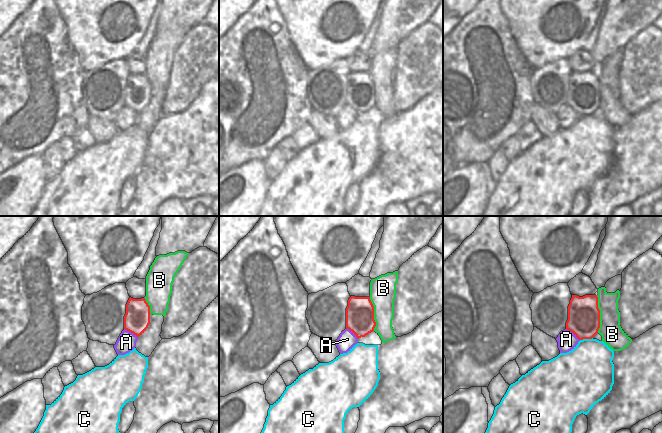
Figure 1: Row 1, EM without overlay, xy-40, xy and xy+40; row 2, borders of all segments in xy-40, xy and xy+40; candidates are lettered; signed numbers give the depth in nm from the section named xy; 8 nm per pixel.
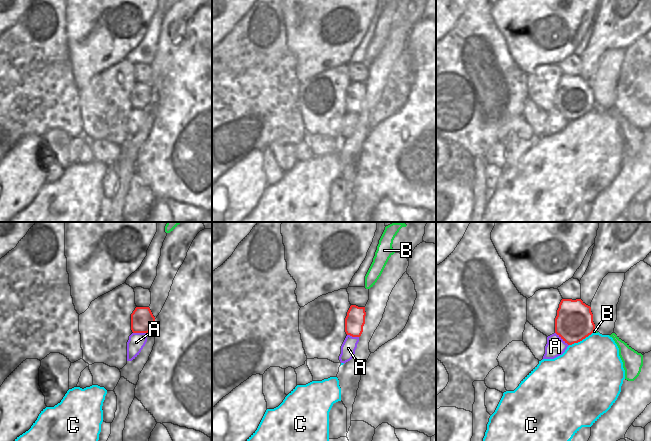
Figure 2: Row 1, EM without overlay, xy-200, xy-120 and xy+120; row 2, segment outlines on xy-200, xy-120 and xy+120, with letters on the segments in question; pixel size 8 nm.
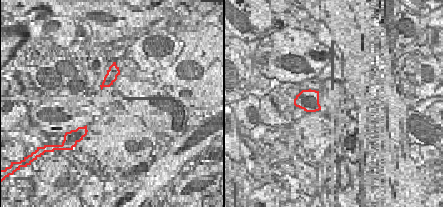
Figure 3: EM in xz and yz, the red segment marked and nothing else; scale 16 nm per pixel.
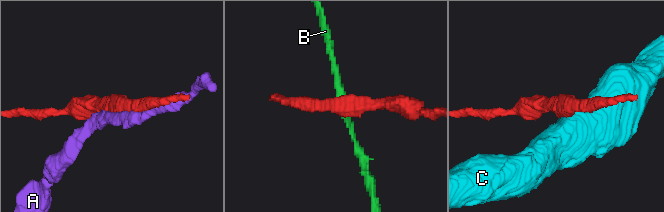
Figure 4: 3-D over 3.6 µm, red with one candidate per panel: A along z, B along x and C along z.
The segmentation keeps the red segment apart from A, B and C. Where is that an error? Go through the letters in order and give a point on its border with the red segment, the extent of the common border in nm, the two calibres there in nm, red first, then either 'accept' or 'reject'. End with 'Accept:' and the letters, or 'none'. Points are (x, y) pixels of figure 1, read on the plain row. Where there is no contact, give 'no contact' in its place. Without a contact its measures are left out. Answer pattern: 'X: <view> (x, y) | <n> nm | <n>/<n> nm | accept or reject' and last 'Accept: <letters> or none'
A: xy+40 (574, 110) | 150 nm | 260/150 nm | reject
B: xy+40 (599, 90) | 300 nm | 260/180 nm | reject
C: xy+40 (586, 114) | 110 nm | 260/400 nm | reject
Accept: none

